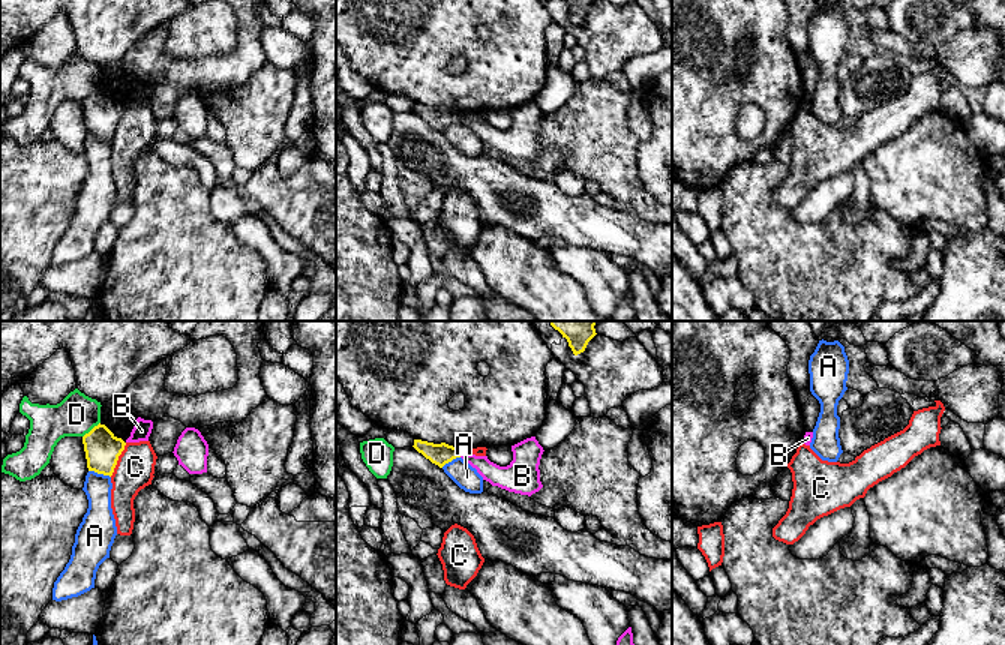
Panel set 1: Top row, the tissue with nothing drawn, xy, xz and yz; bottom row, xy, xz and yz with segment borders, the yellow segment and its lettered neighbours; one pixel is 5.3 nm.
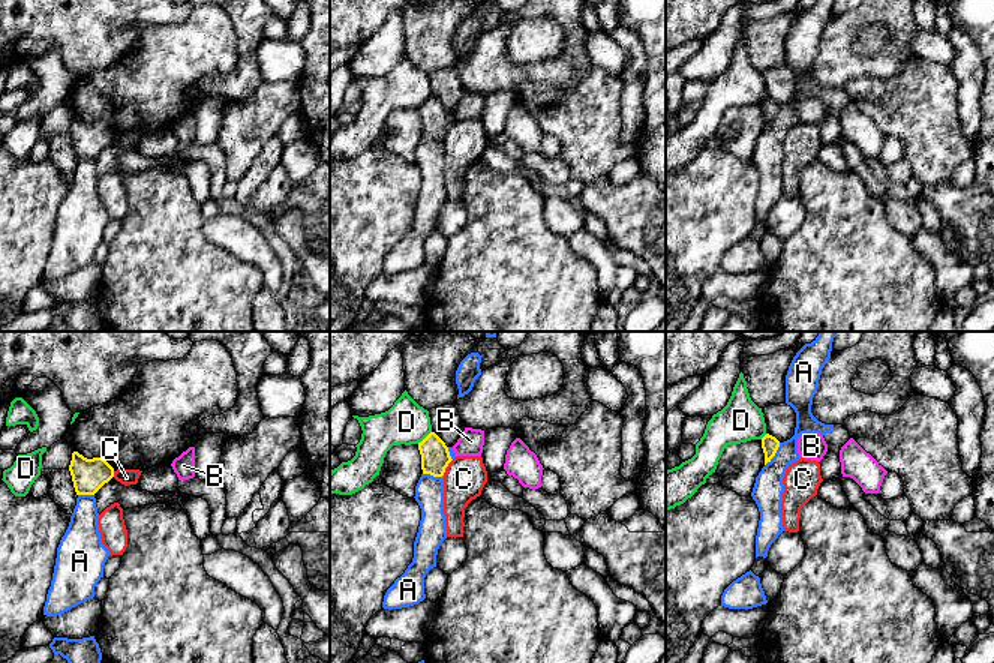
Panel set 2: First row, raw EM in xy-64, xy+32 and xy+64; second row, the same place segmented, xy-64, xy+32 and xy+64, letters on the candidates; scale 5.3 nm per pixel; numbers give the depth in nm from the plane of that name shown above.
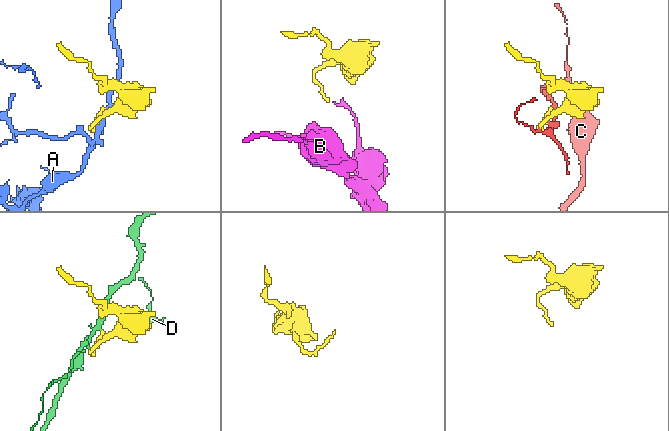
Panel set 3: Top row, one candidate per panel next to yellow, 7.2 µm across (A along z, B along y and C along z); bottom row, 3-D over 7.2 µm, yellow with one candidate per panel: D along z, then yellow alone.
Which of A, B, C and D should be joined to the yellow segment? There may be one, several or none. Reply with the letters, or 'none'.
none

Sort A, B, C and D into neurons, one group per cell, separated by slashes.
A / B / C / D

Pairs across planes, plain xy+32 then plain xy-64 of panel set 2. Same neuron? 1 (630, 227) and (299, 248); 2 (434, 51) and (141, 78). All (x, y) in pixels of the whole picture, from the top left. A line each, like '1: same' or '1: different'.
1: different
2: different

